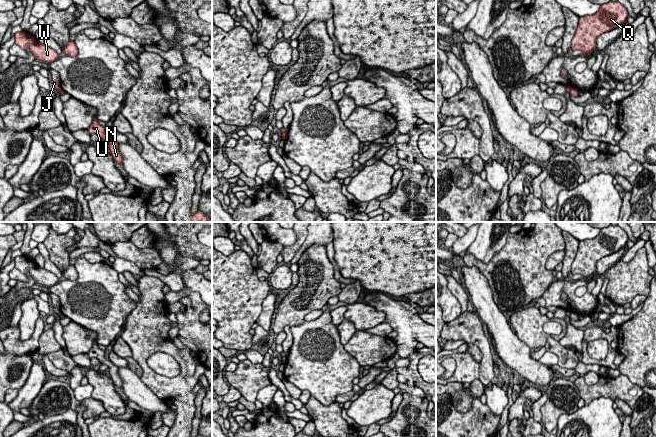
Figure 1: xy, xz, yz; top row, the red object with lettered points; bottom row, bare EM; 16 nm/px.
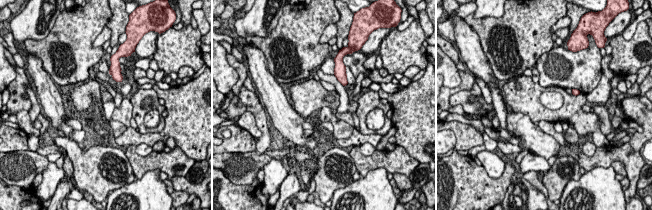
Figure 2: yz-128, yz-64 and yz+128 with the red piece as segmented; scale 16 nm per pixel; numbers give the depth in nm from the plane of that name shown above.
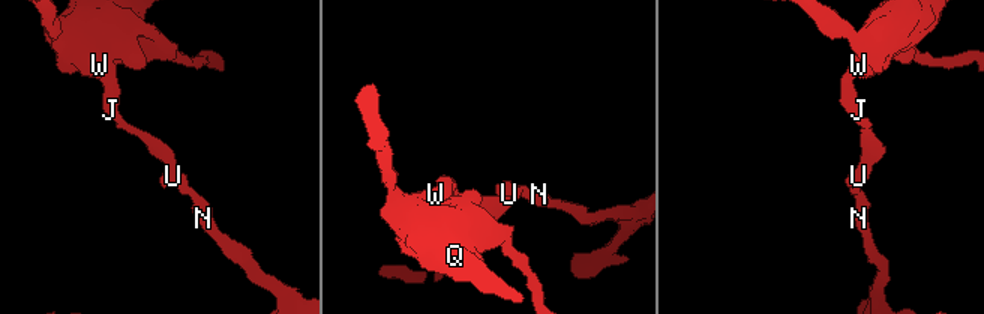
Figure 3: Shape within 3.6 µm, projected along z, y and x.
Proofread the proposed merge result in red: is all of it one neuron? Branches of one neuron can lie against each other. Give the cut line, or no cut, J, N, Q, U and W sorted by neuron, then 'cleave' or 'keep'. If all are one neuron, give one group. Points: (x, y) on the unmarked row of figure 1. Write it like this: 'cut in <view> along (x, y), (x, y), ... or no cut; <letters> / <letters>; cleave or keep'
cut in xz along (286, 355), (282, 357); J Q W / N U; cleave

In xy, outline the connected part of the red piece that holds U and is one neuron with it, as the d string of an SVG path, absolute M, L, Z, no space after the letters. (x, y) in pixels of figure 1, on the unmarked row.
M97 341L88 352L88 355L90 358L97 358L101 364L107 365L114 385L122 389L122 380L118 374L118 367L115 366L110 360L105 358L105 351L99 348Z

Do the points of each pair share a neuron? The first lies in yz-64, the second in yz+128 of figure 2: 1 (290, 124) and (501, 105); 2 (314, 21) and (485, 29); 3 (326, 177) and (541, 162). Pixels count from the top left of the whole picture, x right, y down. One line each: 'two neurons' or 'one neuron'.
1: two neurons
2: one neuron
3: two neurons

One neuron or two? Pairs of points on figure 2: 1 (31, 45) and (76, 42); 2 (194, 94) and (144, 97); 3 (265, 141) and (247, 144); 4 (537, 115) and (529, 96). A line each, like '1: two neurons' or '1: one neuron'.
1: one neuron
2: two neurons
3: two neurons
4: one neuron

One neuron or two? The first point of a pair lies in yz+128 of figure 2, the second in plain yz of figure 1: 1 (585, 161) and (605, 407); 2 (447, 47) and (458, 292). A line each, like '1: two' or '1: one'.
1: two
2: one

